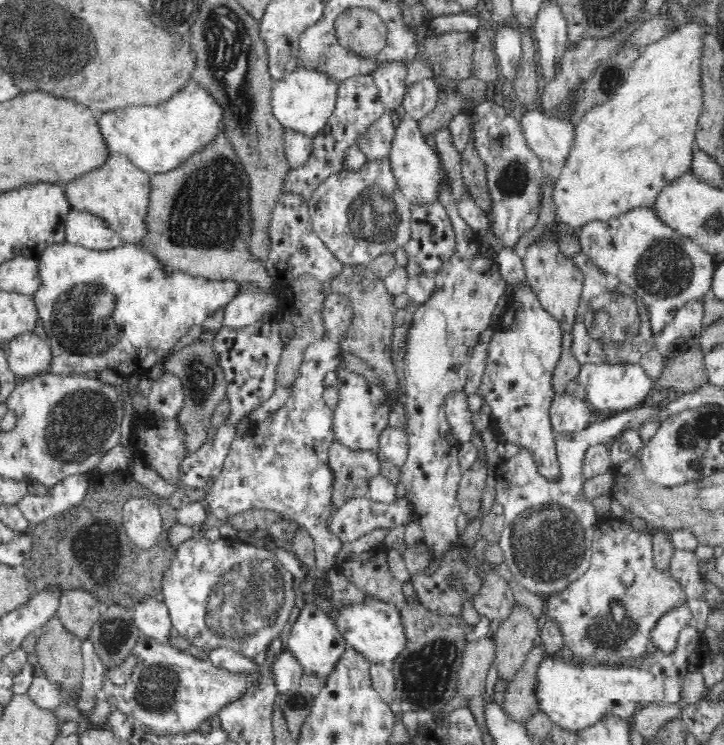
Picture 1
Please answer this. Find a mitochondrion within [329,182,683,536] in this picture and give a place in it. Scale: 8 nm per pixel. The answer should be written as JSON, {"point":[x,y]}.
{"point":[611,326]}

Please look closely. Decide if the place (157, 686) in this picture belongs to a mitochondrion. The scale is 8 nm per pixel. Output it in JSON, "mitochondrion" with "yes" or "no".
{"mitochondrion":"yes"}

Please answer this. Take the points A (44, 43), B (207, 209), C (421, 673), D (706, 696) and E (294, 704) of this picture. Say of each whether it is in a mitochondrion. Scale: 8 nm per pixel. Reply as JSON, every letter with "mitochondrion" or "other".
{"A":"mitochondrion","B":"mitochondrion","C":"mitochondrion","D":"other","E":"mitochondrion"}

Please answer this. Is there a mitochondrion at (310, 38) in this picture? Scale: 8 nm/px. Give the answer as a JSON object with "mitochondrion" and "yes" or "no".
{"mitochondrion":"no"}

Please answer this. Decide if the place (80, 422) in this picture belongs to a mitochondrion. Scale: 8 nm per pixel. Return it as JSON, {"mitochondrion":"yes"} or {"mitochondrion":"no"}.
{"mitochondrion":"yes"}

